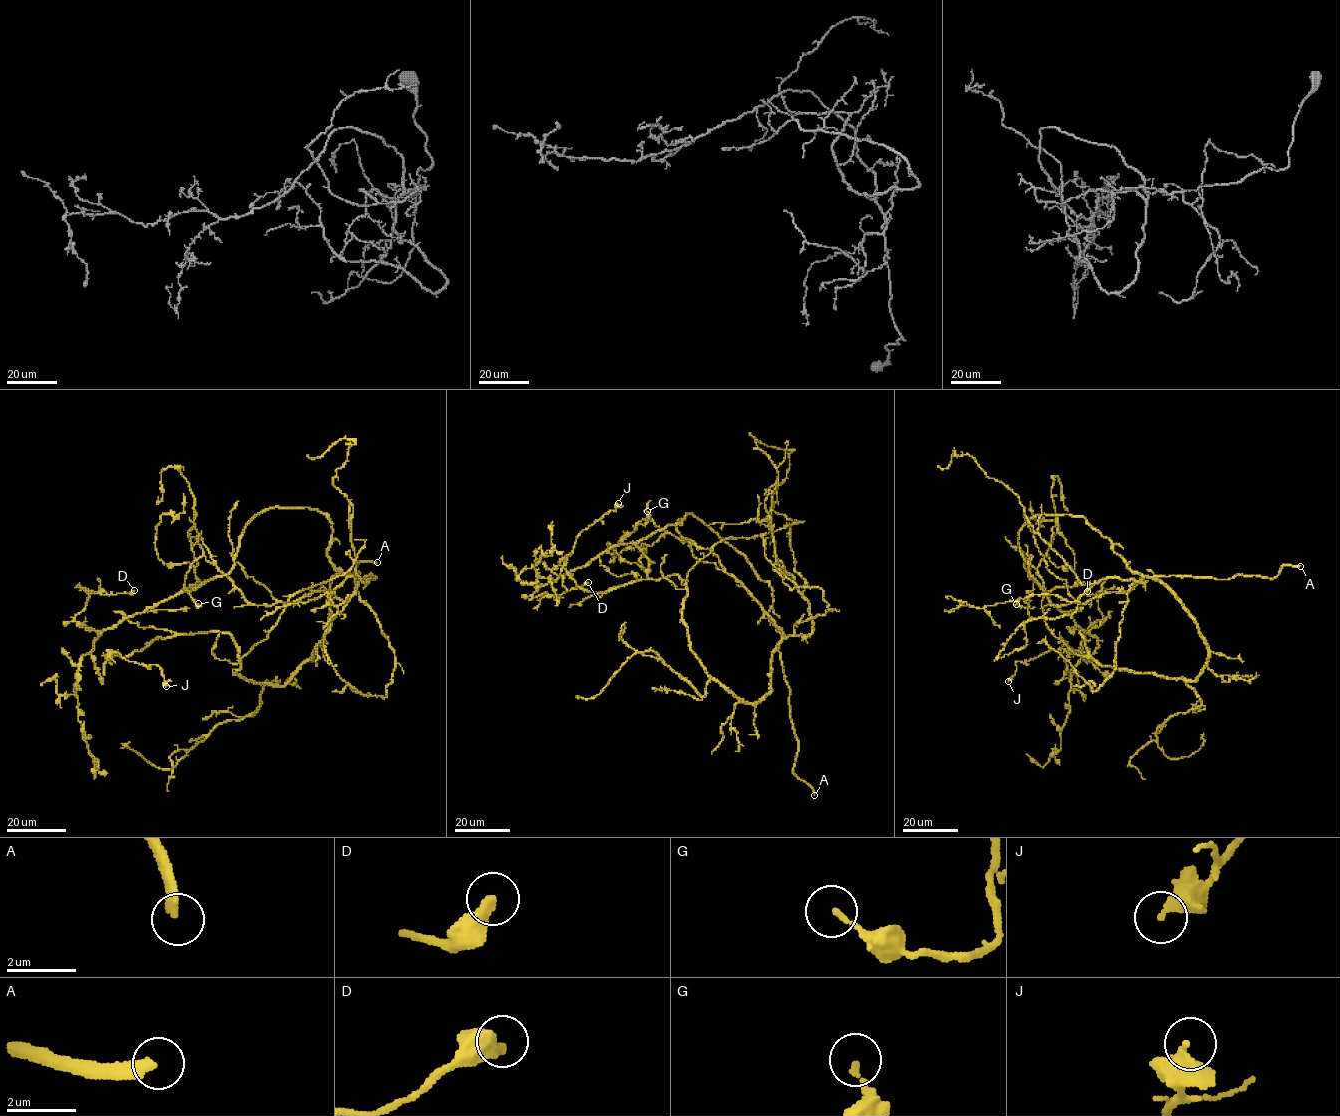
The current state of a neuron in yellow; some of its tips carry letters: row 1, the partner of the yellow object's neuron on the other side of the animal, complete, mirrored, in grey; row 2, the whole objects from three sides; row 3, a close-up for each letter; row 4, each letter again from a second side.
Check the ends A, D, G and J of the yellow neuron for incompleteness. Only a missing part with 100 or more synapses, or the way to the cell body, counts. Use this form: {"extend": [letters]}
{"extend": ["A"]}

